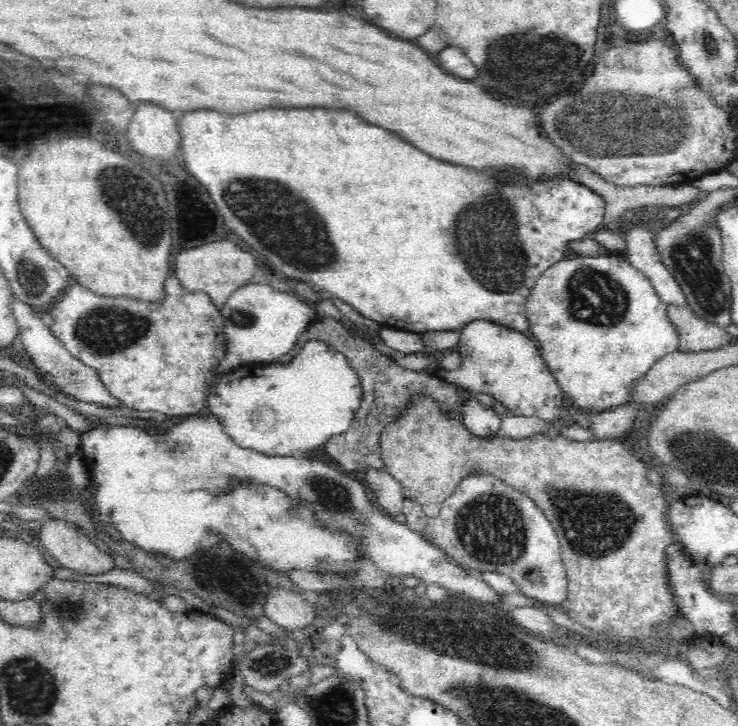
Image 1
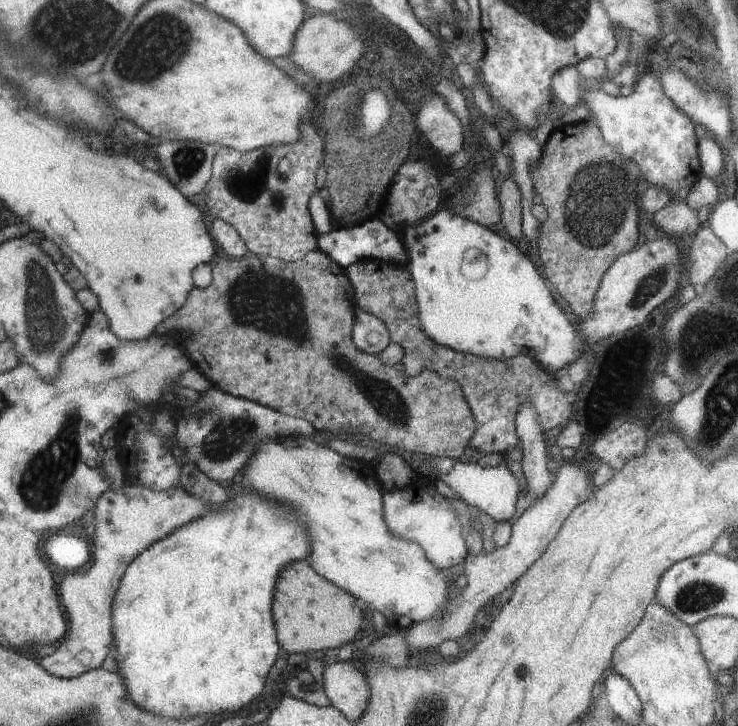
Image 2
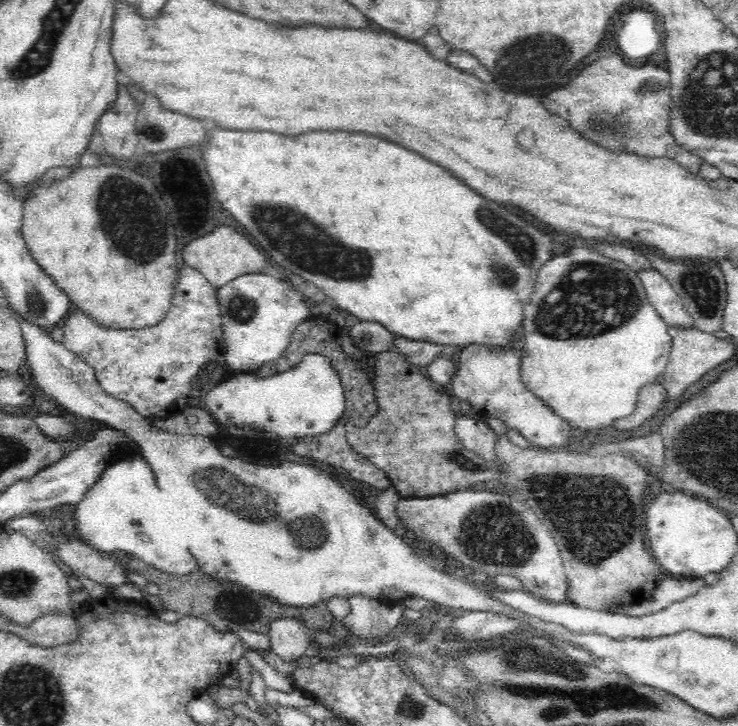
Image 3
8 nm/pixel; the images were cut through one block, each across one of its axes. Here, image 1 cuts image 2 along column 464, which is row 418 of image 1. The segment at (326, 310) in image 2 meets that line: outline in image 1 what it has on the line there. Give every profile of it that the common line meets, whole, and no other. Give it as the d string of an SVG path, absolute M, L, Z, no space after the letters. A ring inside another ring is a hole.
M414 396L406 414L386 426L380 436L384 469L402 486L405 497L423 507L427 517L438 517L442 504L458 484L476 474L496 477L501 484L510 485L536 500L560 538L561 557L568 576L567 616L585 628L604 632L621 641L628 637L661 635L676 618L682 617L669 587L666 548L675 542L674 534L666 524L669 508L660 487L650 484L646 476L649 466L627 444L620 442L622 438L581 442L538 433L522 440L509 437L481 439L472 435L463 422L442 412L439 402L430 396Z

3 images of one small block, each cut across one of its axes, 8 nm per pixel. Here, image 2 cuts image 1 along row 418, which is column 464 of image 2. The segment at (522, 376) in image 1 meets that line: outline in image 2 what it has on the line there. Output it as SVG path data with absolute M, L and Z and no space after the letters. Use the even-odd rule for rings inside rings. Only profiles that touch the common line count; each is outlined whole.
M410 485L406 489L383 492L382 516L387 529L398 538L417 542L422 547L422 550L425 550L430 562L440 569L450 568L450 566L460 564L460 562L465 560L465 556L468 555L469 552L466 541L462 536L462 527L458 519L449 510L447 503L444 503L441 499L434 502L433 498L424 488L419 488L418 492L413 491L412 488L414 488L414 486Z

